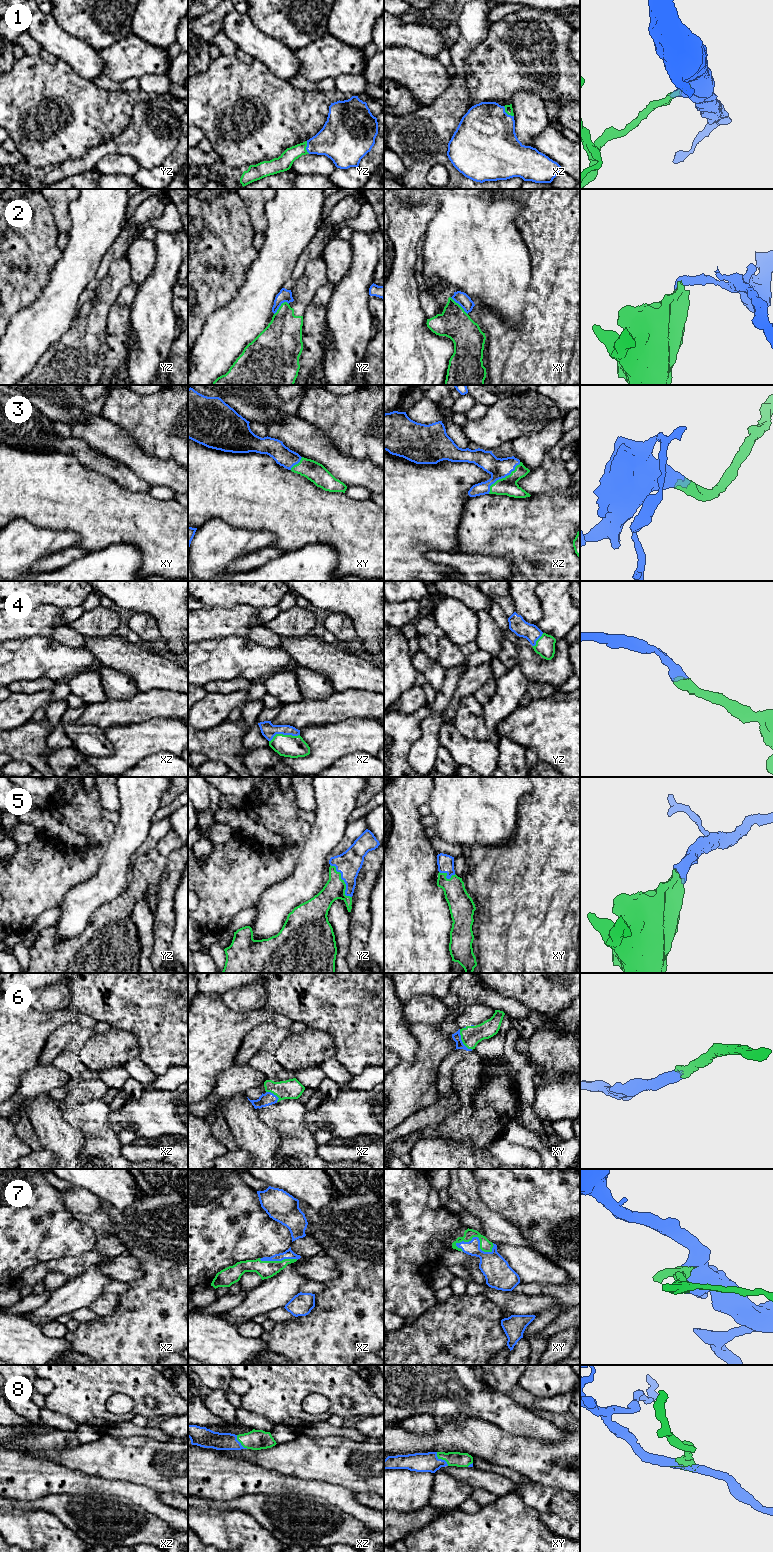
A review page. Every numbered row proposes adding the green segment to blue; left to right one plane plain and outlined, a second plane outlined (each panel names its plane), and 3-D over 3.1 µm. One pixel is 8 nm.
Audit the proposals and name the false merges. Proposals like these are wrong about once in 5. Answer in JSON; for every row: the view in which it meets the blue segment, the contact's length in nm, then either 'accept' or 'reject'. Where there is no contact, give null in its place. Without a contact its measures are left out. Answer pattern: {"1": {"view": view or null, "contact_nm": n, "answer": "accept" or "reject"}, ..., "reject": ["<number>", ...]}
{"1": {"view": "xz", "contact_nm": 120, "answer": "accept"}, "2": {"view": "xy", "contact_nm": 200, "answer": "reject"}, "3": {"view": "xz", "contact_nm": 360, "answer": "accept"}, "4": {"view": "xz", "contact_nm": 260, "answer": "accept"}, "5": {"view": "yz", "contact_nm": 320, "answer": "accept"}, "6": {"view": "xy", "contact_nm": 200, "answer": "accept"}, "7": {"view": "xy", "contact_nm": 320, "answer": "accept"}, "8": {"view": "xy", "contact_nm": 150, "answer": "accept"}, "reject": ["2"]}

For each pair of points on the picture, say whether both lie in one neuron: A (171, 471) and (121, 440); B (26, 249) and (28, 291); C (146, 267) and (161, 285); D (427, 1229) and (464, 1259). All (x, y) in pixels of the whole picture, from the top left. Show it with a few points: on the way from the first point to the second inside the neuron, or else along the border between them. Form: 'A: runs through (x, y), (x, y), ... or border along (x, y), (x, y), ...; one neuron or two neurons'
A: runs through (158, 471), (149, 469), (133, 453); one neuron
B: runs through (33, 259), (32, 281); one neuron
C: border along (156, 250), (155, 267), (139, 285); two neurons
D: border along (451, 1247), (445, 1247), (438, 1251), (437, 1263); two neurons

